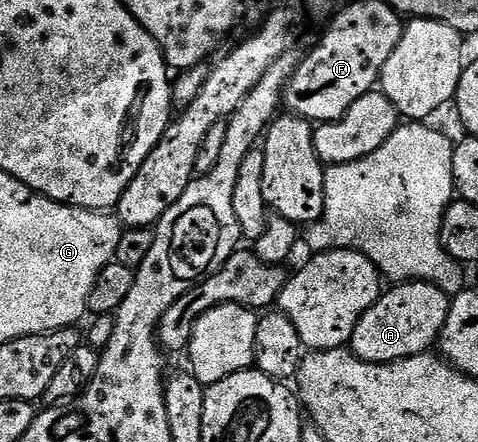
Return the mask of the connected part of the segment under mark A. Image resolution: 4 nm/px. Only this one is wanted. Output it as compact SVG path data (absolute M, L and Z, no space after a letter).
M404 279L393 285L396 286L389 293L388 290L381 292L374 307L370 307L370 311L358 319L358 327L354 327L350 350L366 363L389 365L392 361L429 352L446 327L452 303L445 290L430 279Z

